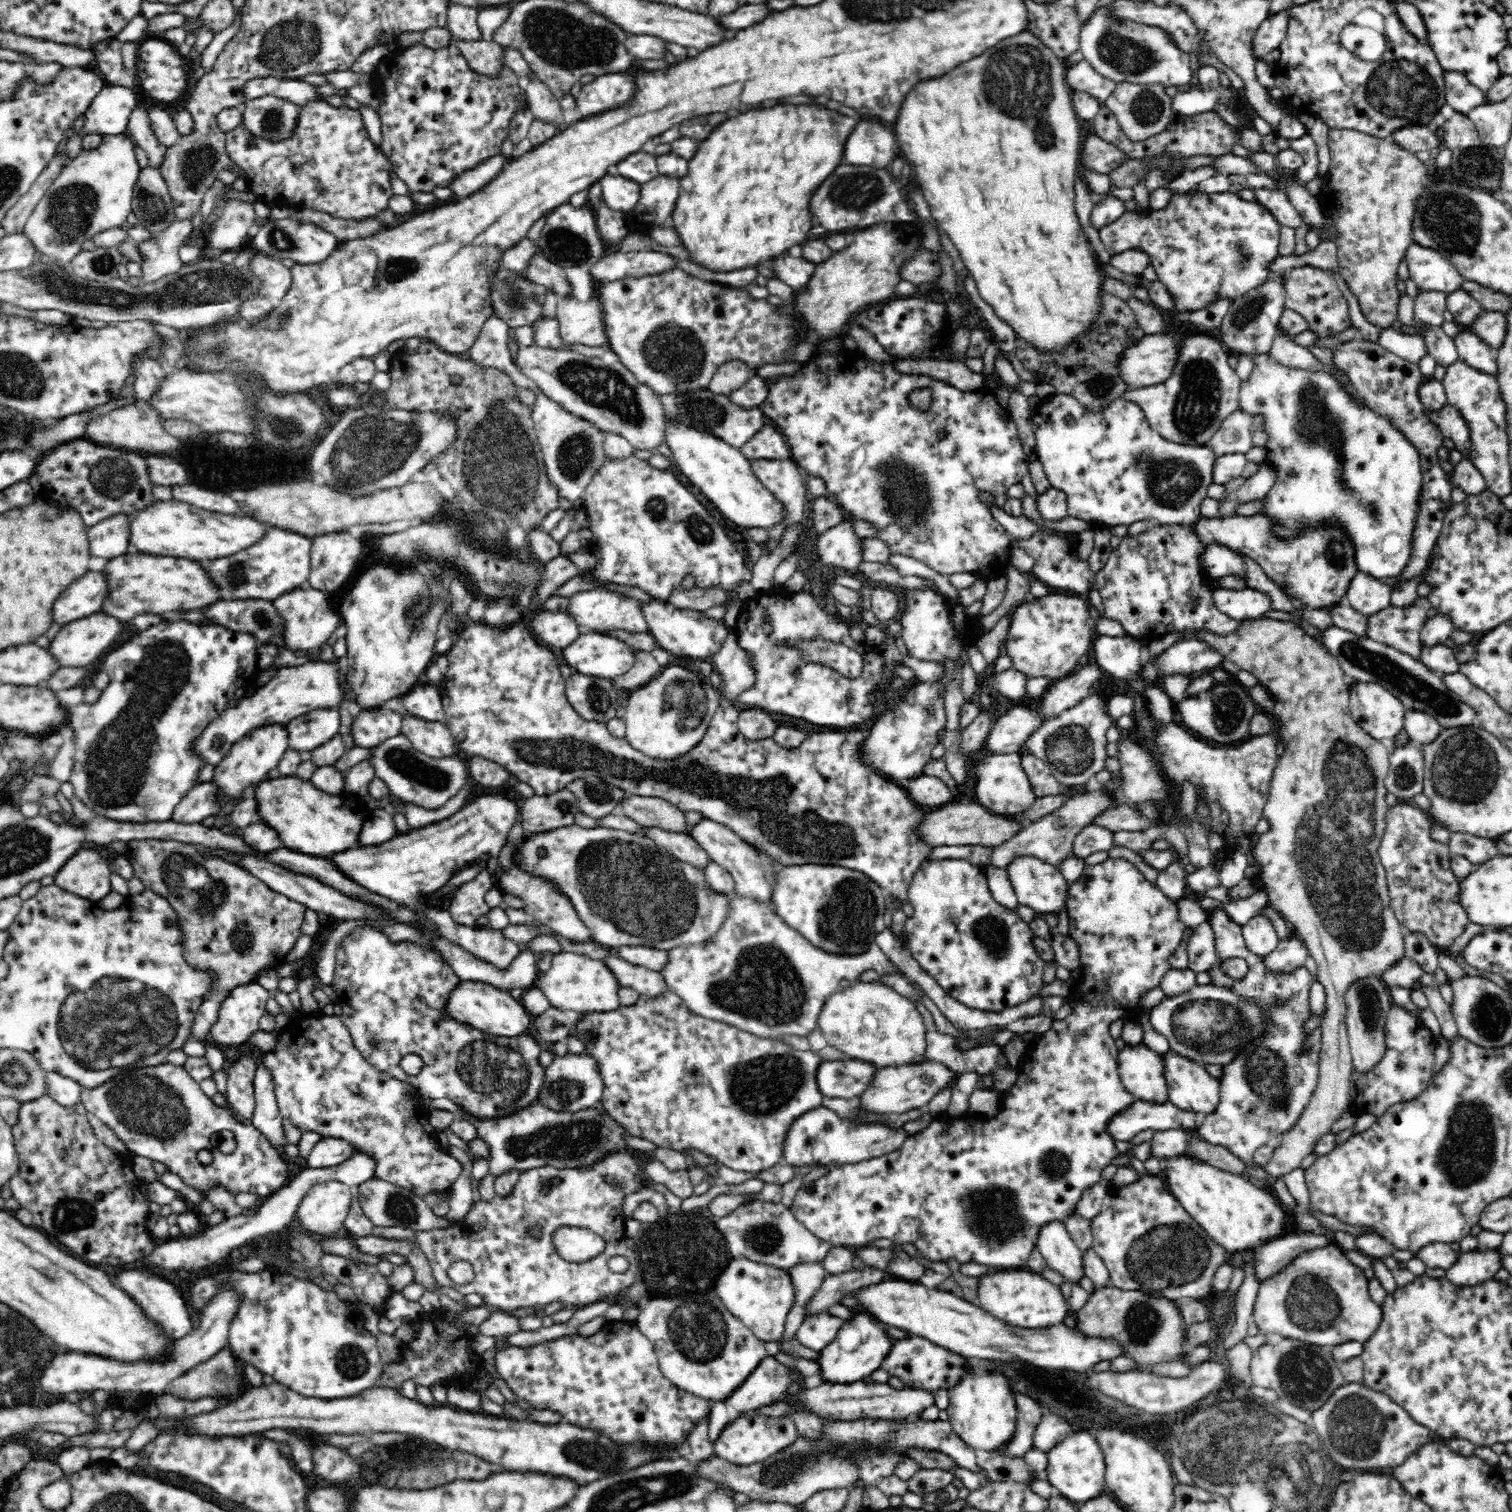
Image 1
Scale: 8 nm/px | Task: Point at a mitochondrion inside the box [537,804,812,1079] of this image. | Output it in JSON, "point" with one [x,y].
{"point":[641,893]}

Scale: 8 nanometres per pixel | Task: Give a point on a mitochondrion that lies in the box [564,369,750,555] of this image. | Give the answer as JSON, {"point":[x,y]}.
{"point":[716,416]}

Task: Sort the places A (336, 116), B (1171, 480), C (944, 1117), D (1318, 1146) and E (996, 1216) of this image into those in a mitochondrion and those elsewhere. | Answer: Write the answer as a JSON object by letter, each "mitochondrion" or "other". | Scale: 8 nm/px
{"A":"other","B":"mitochondrion","C":"other","D":"other","E":"mitochondrion"}

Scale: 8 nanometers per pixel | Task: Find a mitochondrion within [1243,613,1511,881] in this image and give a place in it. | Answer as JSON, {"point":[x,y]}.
{"point":[1467,768]}

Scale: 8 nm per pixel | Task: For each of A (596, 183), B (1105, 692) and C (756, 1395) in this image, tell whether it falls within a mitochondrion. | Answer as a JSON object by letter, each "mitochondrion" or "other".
{"A":"other","B":"other","C":"other"}

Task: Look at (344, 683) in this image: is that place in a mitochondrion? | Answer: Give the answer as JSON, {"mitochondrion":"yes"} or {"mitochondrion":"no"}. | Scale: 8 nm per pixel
{"mitochondrion":"no"}

